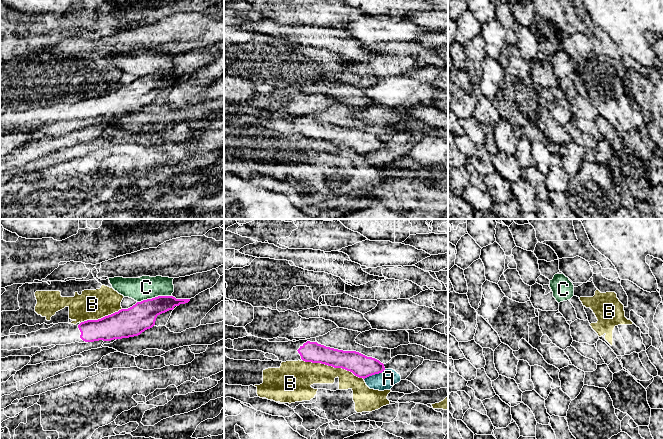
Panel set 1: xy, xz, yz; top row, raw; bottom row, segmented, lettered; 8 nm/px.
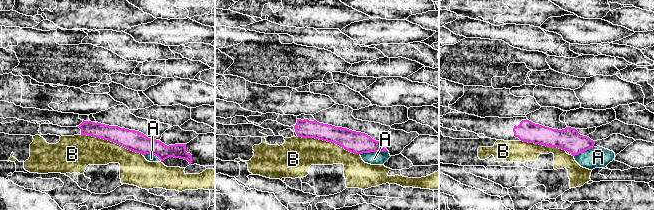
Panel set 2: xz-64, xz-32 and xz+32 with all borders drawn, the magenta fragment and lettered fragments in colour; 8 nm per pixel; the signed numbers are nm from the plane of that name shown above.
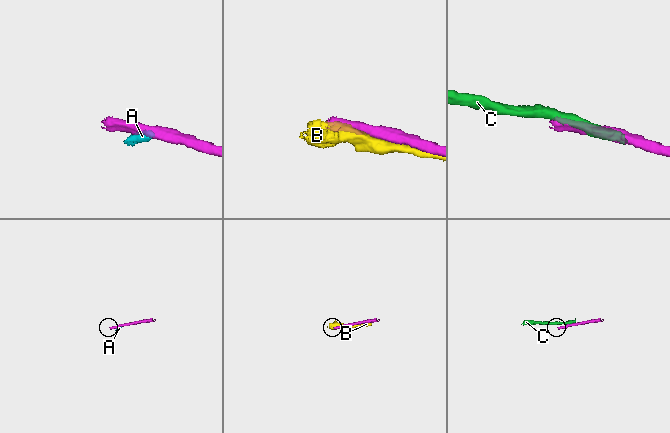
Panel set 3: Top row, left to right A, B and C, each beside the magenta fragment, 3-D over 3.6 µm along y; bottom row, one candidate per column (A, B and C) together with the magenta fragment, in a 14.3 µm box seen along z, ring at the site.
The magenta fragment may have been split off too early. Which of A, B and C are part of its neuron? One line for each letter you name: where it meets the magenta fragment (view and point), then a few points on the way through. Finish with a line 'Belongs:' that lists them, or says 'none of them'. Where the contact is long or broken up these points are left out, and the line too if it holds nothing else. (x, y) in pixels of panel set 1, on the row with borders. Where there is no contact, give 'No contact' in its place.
Belongs: none of them

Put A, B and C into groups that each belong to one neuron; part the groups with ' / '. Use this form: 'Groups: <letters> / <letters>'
Groups: A / B / C

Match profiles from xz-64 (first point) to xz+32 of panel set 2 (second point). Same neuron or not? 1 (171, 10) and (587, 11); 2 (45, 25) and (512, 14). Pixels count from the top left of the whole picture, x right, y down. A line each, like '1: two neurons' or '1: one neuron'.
1: one neuron
2: two neurons

